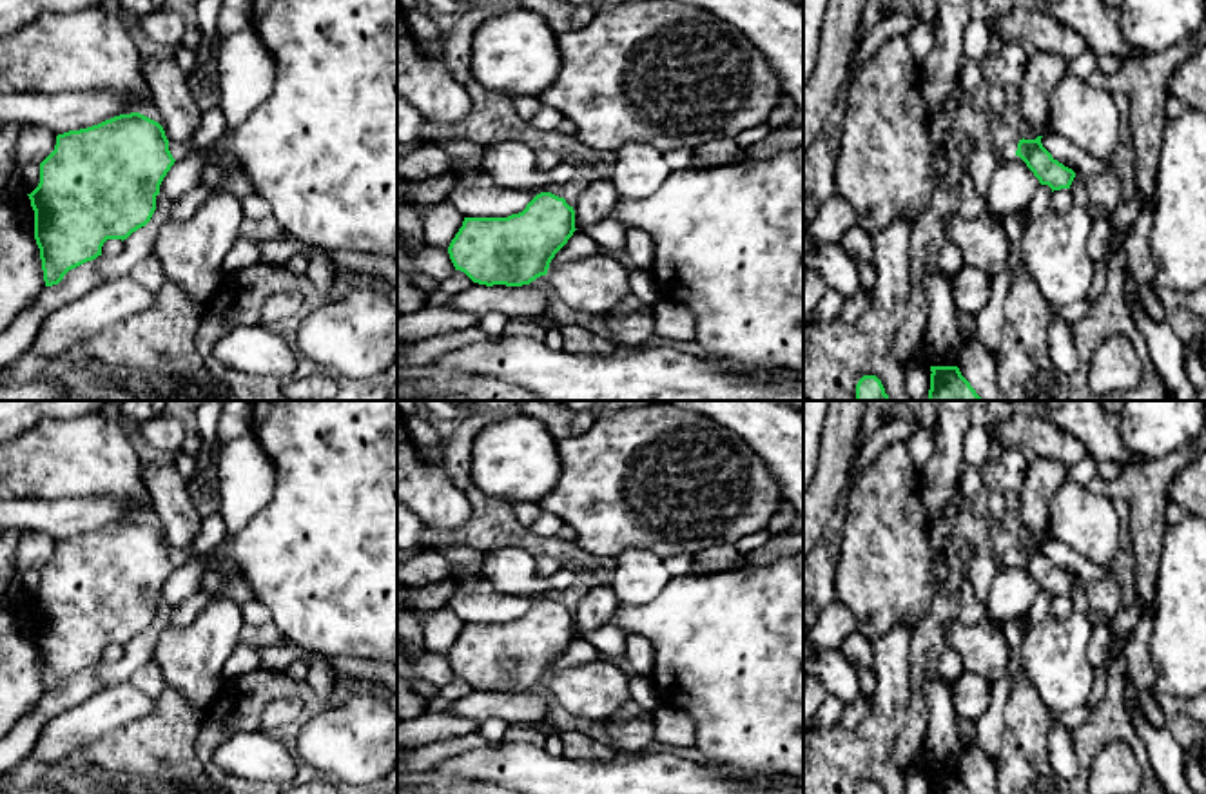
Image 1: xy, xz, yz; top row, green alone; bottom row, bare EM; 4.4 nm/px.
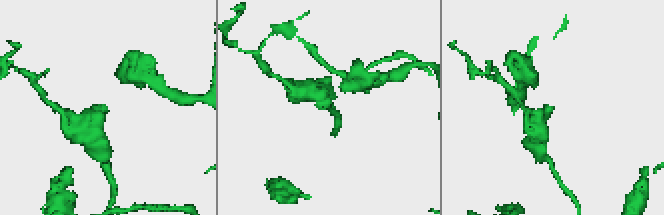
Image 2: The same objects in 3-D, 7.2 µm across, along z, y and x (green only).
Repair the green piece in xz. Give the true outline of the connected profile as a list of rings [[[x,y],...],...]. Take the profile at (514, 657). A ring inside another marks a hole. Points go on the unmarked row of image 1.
[[[540,598],[519,620],[508,624],[464,624],[448,653],[448,660],[455,676],[464,678],[473,689],[522,692],[548,680],[551,665],[575,636],[573,613],[564,604]]]

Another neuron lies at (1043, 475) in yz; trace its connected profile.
[[[1036,457],[1028,462],[1026,479],[1019,491],[1021,531],[1014,553],[1025,546],[1036,546],[1050,537],[1048,509],[1054,493],[1066,479],[1068,466],[1057,460]]]

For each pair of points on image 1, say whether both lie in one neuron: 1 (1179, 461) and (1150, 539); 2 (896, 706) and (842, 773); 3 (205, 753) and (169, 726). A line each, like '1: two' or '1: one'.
1: one
2: one
3: two

